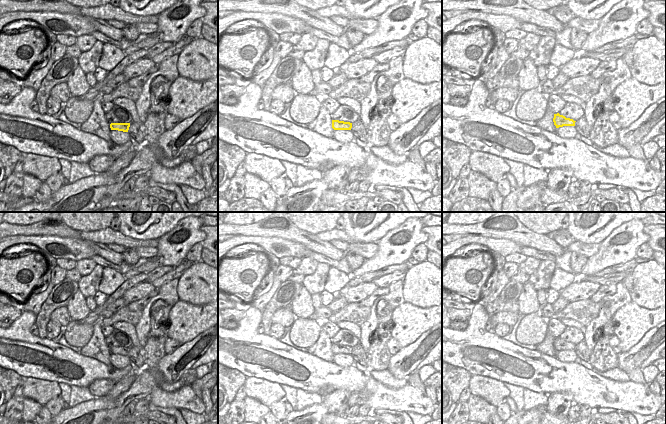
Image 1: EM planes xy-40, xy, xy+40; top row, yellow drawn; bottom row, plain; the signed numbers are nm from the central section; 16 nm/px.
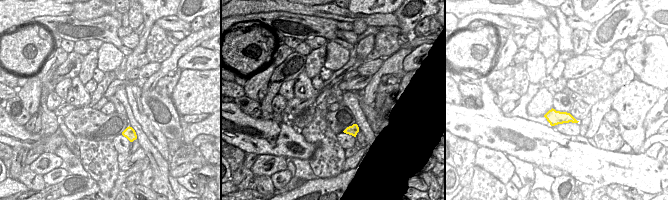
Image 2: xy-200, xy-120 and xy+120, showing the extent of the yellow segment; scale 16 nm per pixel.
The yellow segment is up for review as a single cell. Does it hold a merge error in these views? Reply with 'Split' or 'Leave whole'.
Leave whole

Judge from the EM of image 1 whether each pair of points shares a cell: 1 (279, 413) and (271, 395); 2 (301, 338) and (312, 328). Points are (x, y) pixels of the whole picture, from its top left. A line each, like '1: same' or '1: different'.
1: different
2: same

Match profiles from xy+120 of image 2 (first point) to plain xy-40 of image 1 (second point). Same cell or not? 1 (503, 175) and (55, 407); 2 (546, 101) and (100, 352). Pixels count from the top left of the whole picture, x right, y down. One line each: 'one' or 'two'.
1: two
2: two

